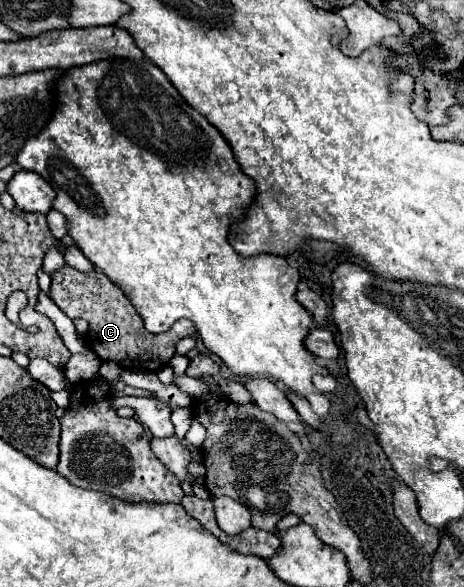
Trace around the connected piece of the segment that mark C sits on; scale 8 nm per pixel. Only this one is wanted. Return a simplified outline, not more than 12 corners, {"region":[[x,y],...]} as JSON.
{"region":[[52,274],[50,296],[72,320],[90,324],[100,360],[156,372],[190,320],[146,332],[130,298],[108,276]]}

